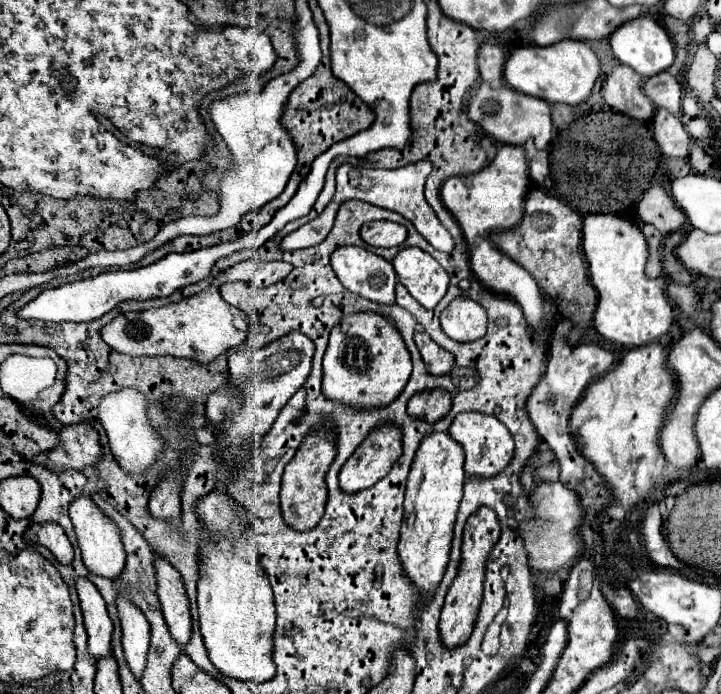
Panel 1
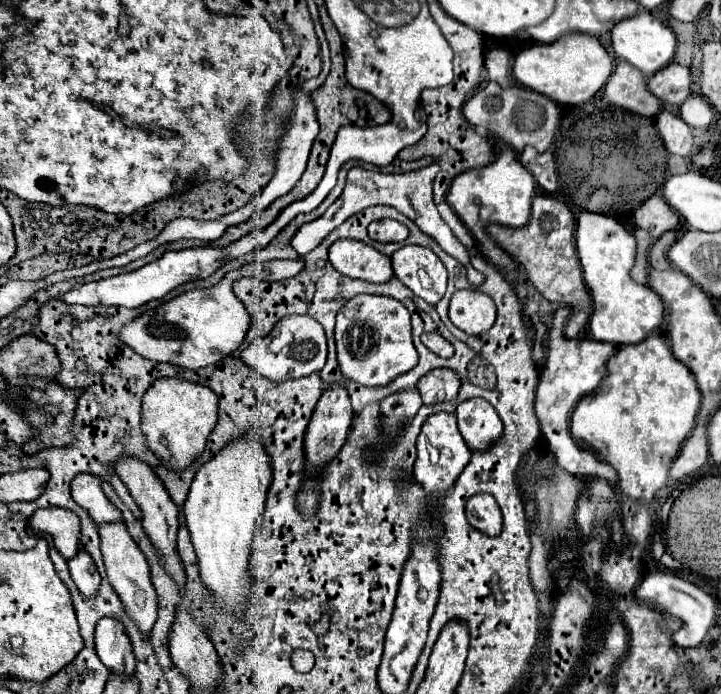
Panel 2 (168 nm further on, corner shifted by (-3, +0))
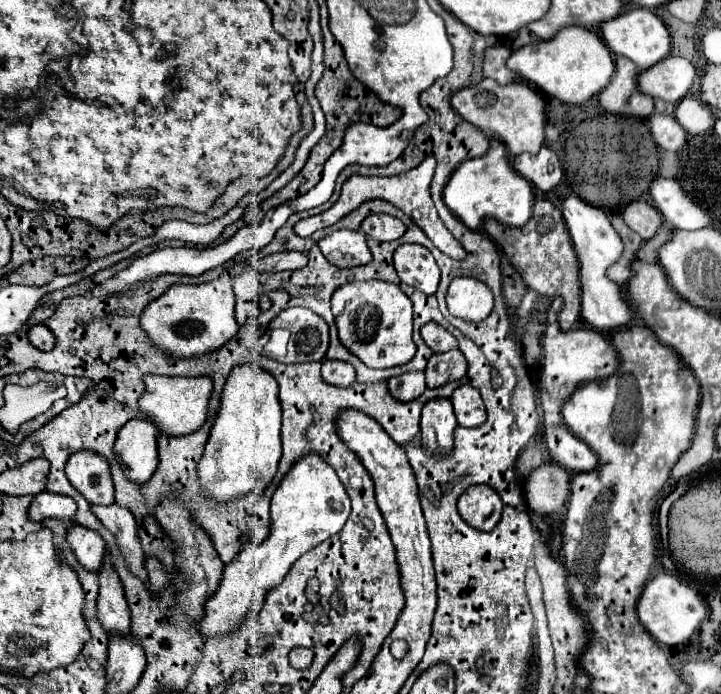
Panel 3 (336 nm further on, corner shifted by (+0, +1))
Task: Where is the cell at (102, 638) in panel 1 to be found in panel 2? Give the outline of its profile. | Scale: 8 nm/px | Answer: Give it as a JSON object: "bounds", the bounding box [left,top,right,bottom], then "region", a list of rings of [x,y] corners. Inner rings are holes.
{"bounds":[69,550,101,598],"region":[[[79,550],[69,560],[69,572],[71,572],[71,578],[75,580],[77,588],[83,592],[85,598],[95,596],[95,592],[99,588],[99,582],[101,582],[101,576],[95,568],[95,562],[91,560],[91,556],[87,552]]]}

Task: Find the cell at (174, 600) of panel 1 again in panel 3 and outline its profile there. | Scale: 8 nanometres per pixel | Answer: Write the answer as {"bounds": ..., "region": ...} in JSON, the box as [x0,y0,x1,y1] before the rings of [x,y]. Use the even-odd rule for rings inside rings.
{"bounds":[114,419,158,485],"region":[[[132,419],[128,421],[116,439],[114,445],[114,455],[116,459],[120,457],[122,469],[126,473],[126,477],[130,481],[134,481],[136,485],[146,485],[150,481],[150,477],[154,475],[156,467],[158,467],[158,435],[156,435],[156,427],[152,427],[152,423],[144,423],[144,419]]]}

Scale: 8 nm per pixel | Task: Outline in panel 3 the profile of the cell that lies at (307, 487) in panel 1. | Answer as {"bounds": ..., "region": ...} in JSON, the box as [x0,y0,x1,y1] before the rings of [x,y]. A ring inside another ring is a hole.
{"bounds":[322,359,356,387],"region":[[[326,359],[322,363],[322,379],[334,387],[350,387],[356,381],[356,375],[354,375],[352,365]]]}

